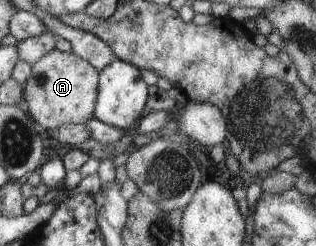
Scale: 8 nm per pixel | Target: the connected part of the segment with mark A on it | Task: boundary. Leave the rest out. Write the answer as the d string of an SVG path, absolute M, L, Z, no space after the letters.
M52 50L33 65L25 86L31 118L47 131L66 124L85 124L95 115L99 99L99 69L76 52Z

